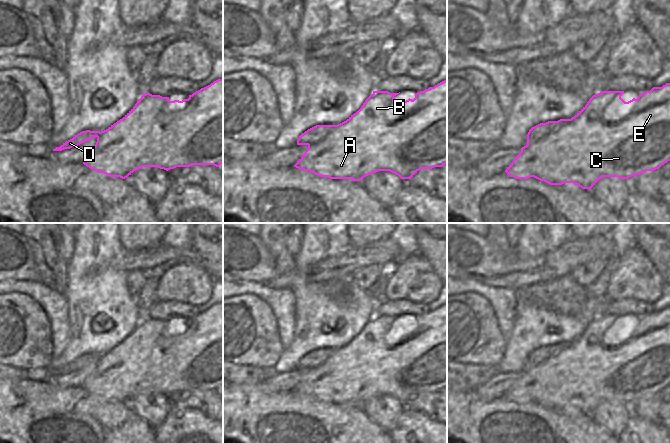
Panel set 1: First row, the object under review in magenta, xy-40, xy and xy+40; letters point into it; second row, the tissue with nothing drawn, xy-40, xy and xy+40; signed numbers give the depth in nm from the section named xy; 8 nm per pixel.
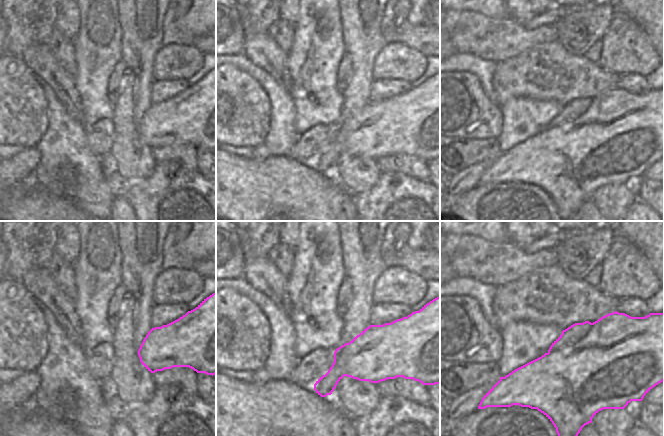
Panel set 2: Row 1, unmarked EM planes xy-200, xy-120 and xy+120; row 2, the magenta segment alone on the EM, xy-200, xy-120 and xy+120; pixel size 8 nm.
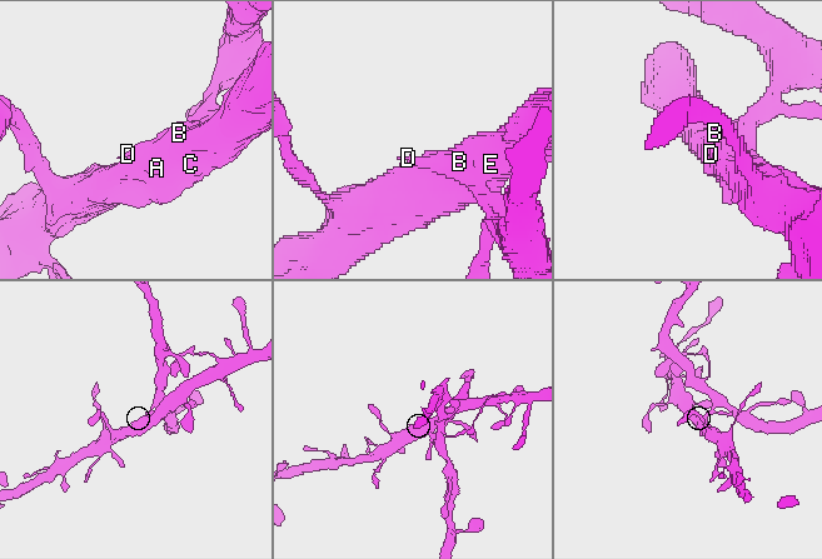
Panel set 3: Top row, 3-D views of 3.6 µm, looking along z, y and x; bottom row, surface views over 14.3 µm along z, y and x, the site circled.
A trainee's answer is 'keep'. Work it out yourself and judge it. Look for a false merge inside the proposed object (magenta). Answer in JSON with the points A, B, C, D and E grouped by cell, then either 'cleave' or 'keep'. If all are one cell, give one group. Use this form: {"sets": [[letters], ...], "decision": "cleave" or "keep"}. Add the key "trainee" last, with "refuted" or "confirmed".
{"sets": [["A", "B", "C", "E"], ["D"]], "decision": "cleave", "trainee": "refuted"}

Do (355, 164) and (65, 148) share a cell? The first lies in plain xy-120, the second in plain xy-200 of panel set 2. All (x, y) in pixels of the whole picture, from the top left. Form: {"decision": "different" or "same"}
{"decision": "different"}

